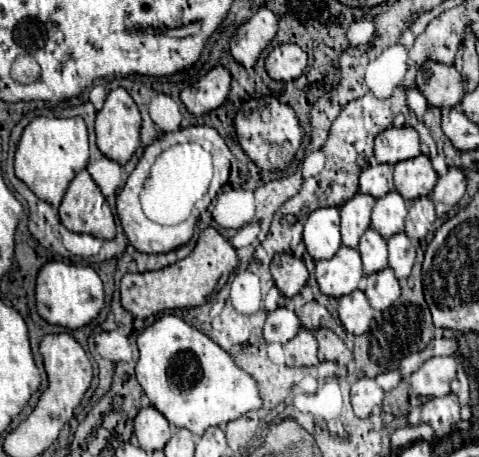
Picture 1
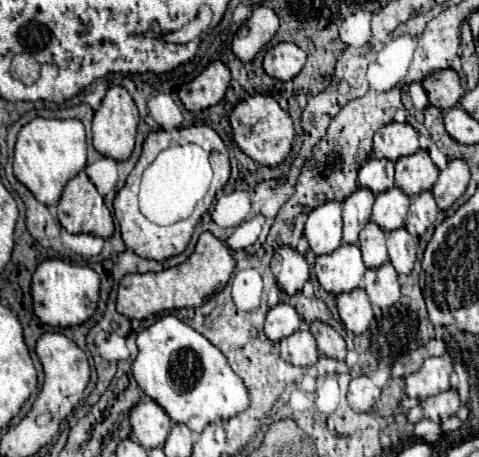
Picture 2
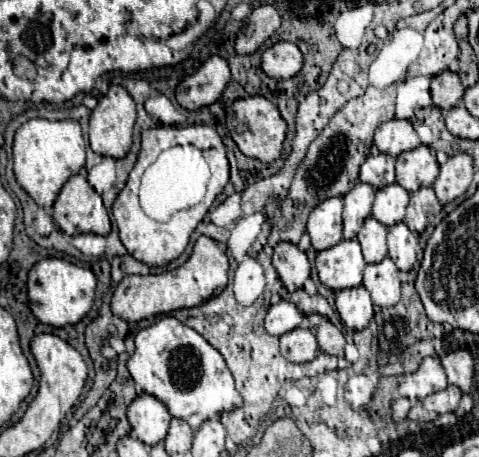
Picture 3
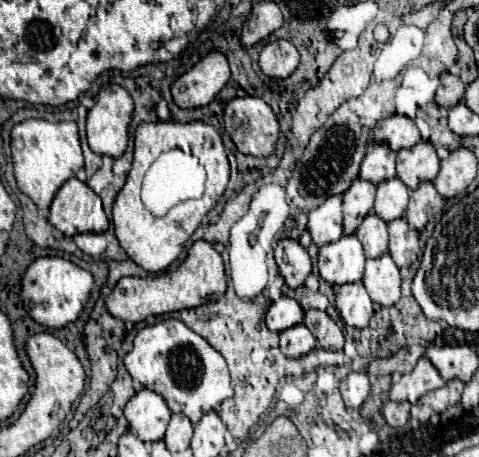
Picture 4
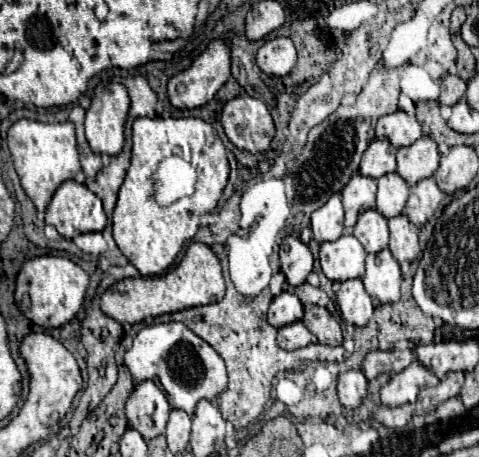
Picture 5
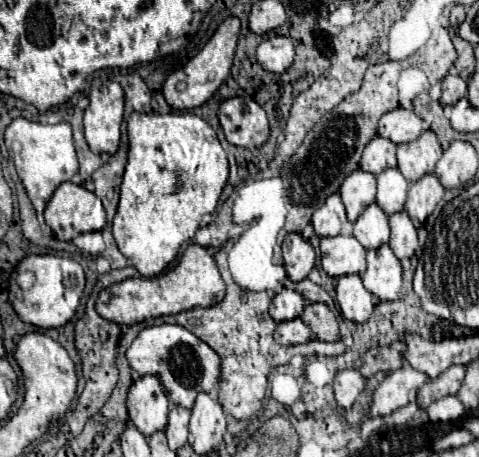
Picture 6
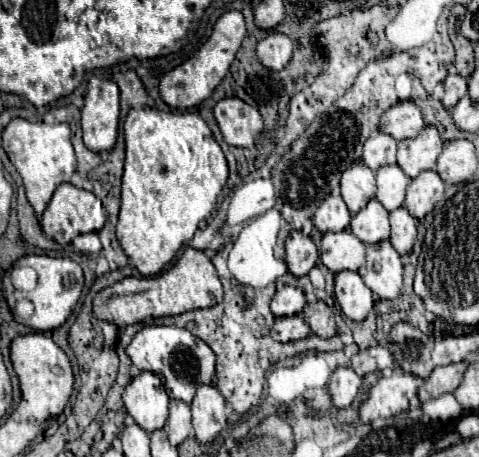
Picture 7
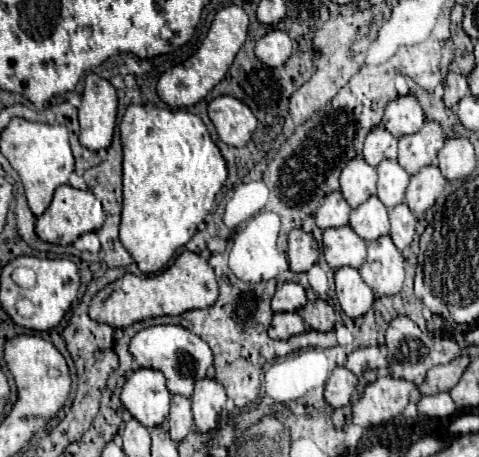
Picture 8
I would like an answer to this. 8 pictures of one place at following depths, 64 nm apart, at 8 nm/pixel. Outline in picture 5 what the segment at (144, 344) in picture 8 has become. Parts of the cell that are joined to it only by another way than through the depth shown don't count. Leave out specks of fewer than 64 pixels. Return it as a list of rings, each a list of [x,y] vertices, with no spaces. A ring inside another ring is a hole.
[[[182,322],[144,326],[136,334],[132,348],[124,354],[124,362],[136,382],[148,378],[154,380],[168,394],[166,398],[170,406],[180,408],[190,416],[194,414],[200,398],[216,400],[228,384],[224,360],[220,358],[220,354],[208,342],[188,330]]]

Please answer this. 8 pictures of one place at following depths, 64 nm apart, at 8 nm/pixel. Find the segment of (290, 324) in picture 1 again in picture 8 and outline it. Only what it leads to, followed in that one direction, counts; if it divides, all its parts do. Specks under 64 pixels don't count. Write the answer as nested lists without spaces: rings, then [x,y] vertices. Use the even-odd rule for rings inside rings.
[[[284,282],[276,288],[272,298],[274,312],[294,312],[306,304],[306,290],[296,282]]]

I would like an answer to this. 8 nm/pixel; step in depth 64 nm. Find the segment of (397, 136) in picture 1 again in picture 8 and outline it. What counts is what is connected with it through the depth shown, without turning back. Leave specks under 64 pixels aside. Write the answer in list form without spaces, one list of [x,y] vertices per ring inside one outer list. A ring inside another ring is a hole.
[[[408,94],[388,102],[384,118],[382,118],[382,126],[394,136],[404,136],[404,134],[414,134],[416,130],[420,130],[424,120],[426,118],[416,96]]]

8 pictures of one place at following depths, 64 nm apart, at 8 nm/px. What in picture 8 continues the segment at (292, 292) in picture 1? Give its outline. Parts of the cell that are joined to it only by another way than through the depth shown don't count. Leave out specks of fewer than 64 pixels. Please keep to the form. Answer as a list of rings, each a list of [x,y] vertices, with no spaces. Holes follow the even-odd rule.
[[[292,230],[288,236],[288,264],[294,272],[306,272],[318,262],[318,244],[312,234]]]

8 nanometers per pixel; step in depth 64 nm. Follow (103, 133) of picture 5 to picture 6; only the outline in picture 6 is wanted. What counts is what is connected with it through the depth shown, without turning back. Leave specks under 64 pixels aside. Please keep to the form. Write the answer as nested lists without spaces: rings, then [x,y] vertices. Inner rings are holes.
[[[98,78],[92,80],[92,88],[88,94],[88,108],[84,110],[84,134],[92,152],[114,154],[120,144],[120,124],[124,114],[124,90],[118,82],[102,82]]]

